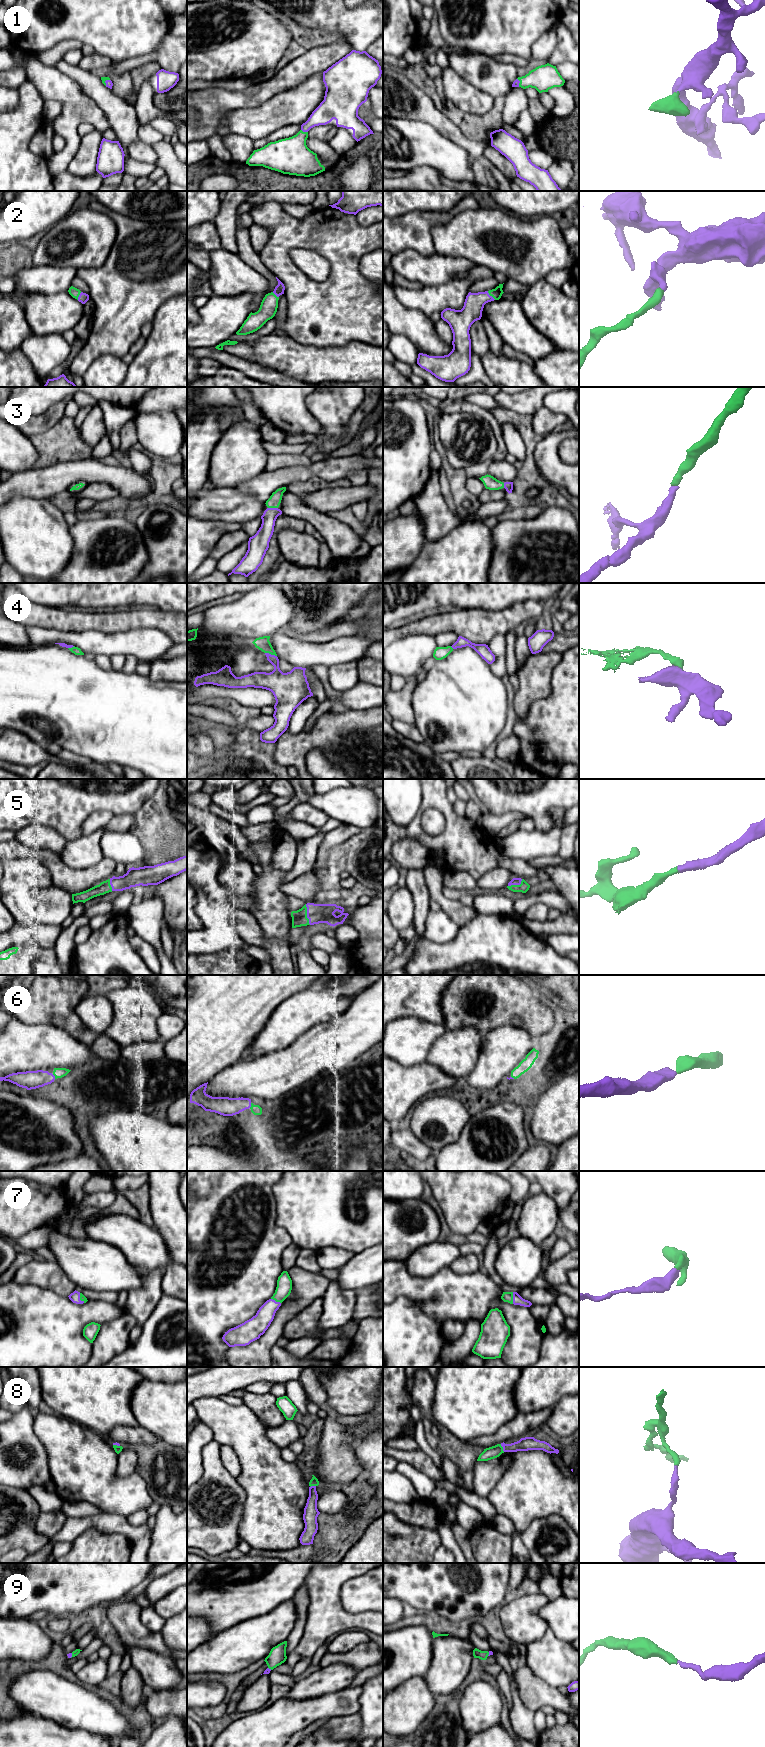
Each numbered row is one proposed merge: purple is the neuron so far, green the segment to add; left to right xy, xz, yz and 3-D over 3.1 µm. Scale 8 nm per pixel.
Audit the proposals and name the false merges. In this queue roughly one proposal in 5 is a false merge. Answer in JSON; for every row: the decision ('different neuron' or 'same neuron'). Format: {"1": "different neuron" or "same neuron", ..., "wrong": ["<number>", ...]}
{"1": "same neuron", "2": "same neuron", "3": "same neuron", "4": "same neuron", "5": "same neuron", "6": "same neuron", "7": "same neuron", "8": "same neuron", "9": "same neuron", "wrong": []}

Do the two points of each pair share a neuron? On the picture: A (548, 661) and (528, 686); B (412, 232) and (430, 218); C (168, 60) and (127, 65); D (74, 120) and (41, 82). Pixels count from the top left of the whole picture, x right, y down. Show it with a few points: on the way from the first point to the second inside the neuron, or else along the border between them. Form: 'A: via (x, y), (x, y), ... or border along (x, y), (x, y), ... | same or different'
A: via (542, 667), (536, 673), (534, 680) | same
B: via (416, 228), (426, 220) | same
C: via (158, 58), (146, 58), (137, 61) | same
D: via (74, 109), (52, 86) | same

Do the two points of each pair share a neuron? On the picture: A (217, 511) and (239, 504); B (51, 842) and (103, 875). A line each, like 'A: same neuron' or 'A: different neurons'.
A: same neuron
B: different neurons

